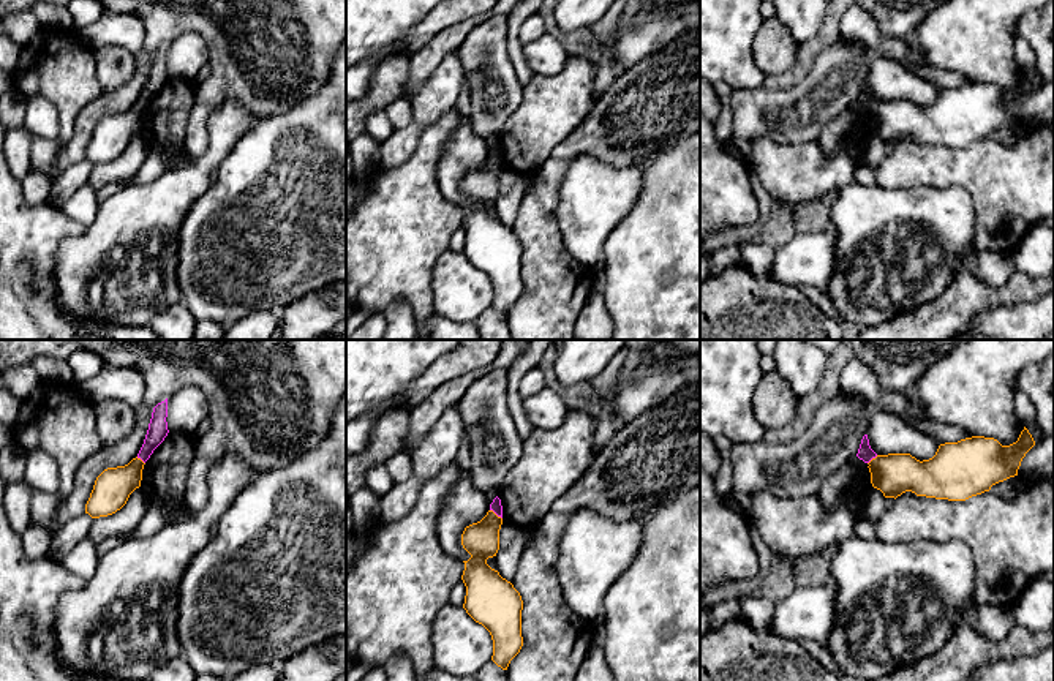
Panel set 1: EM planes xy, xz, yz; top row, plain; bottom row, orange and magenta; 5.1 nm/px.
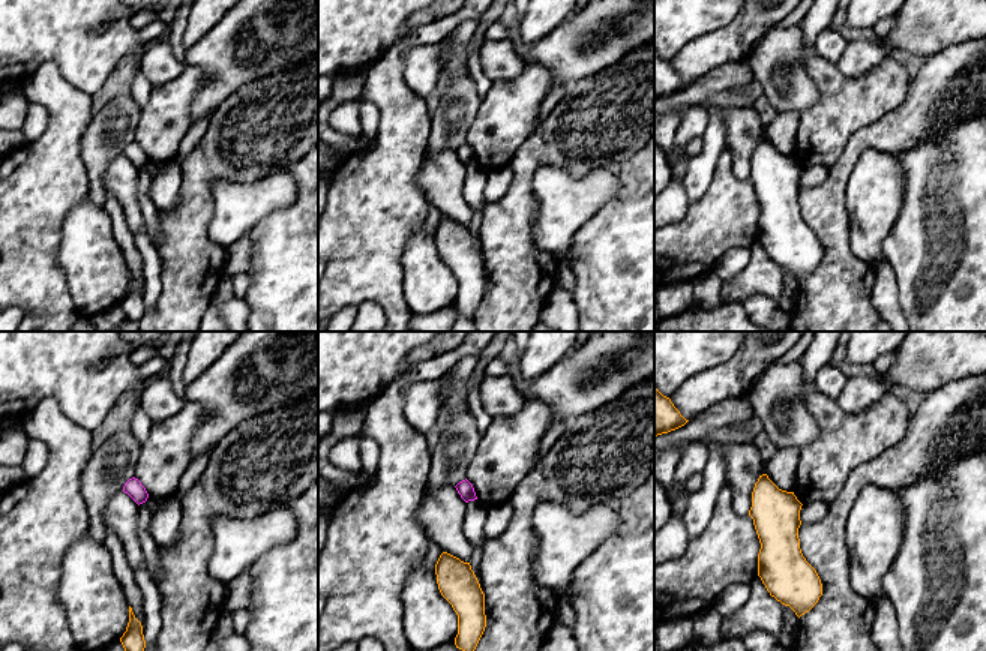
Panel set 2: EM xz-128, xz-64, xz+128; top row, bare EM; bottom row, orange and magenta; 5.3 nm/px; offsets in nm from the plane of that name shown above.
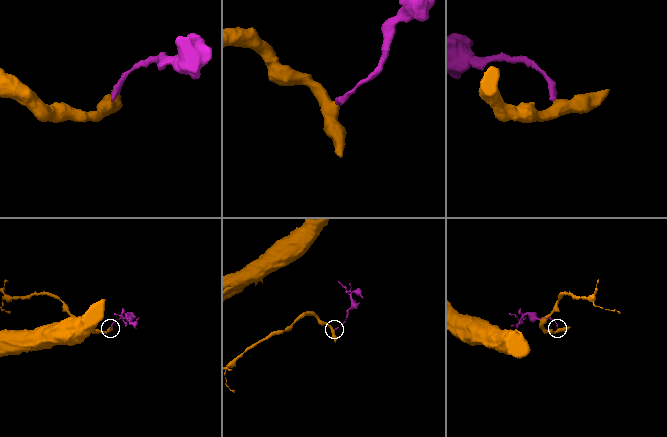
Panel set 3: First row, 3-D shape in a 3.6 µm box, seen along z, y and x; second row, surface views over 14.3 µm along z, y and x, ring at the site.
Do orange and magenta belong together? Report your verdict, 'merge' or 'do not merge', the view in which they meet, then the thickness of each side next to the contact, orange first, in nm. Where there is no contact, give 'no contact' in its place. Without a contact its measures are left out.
do not merge; contact in xz; calibres 180 and 60 nm

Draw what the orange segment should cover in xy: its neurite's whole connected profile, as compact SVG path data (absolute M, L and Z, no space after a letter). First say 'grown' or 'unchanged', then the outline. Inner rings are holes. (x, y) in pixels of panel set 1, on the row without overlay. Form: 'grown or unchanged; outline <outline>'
unchanged; outline M133 104L125 112L107 114L95 126L85 160L92 164L107 163L120 156L130 141L141 133L144 107Z

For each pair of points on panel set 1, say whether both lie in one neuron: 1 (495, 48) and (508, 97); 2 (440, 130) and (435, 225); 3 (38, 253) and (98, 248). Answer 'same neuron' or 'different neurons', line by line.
1: same neuron
2: same neuron
3: different neurons

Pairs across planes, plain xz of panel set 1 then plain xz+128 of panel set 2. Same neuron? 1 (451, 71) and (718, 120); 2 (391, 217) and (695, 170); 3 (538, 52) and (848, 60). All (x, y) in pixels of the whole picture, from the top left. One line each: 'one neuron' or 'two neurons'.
1: one neuron
2: two neurons
3: one neuron

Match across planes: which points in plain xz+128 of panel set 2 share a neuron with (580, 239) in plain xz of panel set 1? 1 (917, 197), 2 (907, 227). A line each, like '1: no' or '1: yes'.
1: no
2: no

